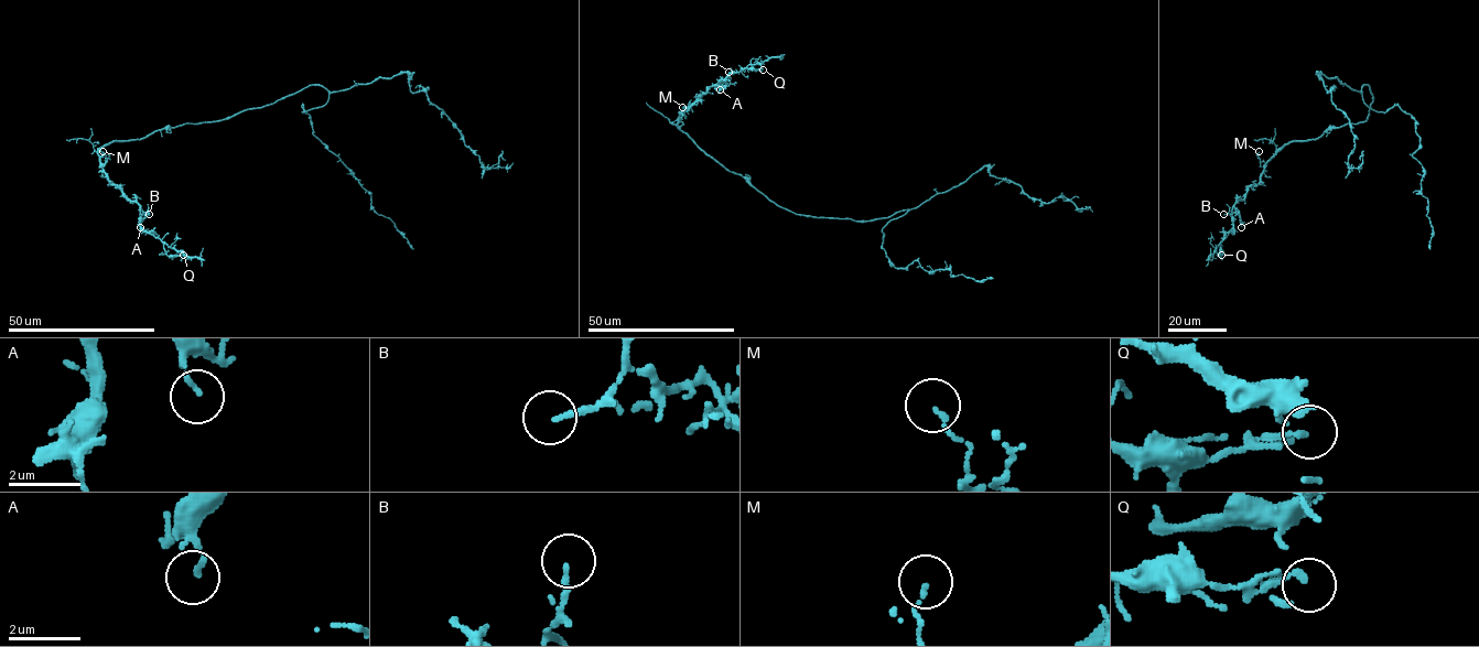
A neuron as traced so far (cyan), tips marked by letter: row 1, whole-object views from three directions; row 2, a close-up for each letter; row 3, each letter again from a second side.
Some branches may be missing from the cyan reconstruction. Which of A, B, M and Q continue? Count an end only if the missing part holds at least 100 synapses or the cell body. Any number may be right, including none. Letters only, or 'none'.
none

